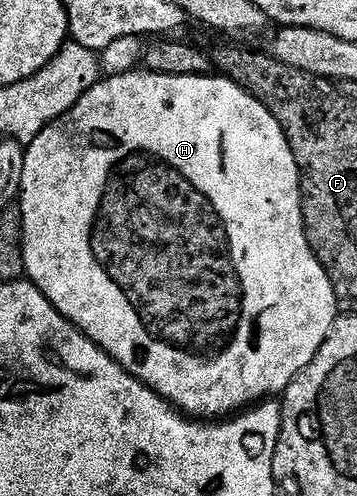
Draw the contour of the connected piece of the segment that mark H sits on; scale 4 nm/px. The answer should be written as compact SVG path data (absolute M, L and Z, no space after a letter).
M145 69L131 71L129 75L111 75L103 78L68 113L64 113L56 121L48 124L26 147L24 157L24 173L22 174L22 190L20 206L22 209L22 256L26 266L25 278L48 297L48 301L74 327L79 327L91 341L104 353L108 353L125 371L132 373L144 385L151 387L162 399L167 399L171 407L177 409L183 416L193 417L199 421L214 421L219 417L230 417L241 413L271 397L278 397L285 392L286 387L302 370L316 357L320 345L328 337L332 325L338 320L340 308L338 298L334 296L332 281L328 273L320 265L320 261L312 253L308 245L306 228L300 225L300 176L298 166L292 161L290 146L282 126L268 113L266 106L256 97L252 97L244 89L240 89L231 79L209 75L155 75Z

